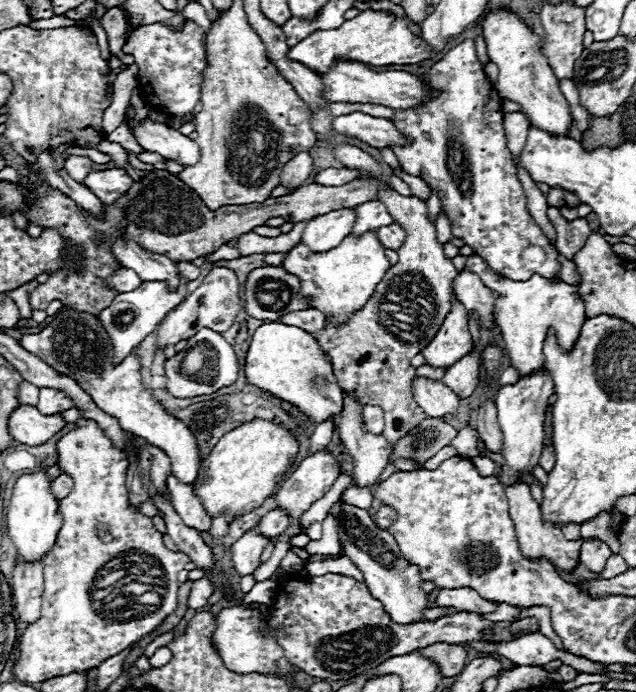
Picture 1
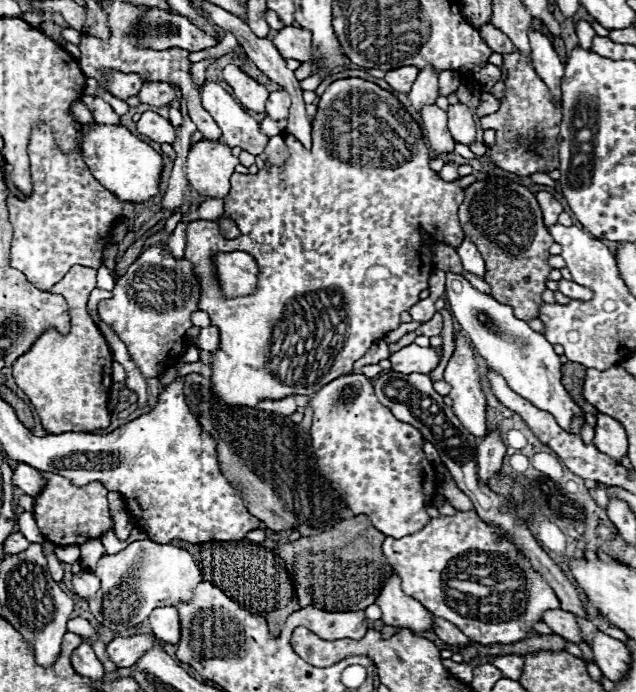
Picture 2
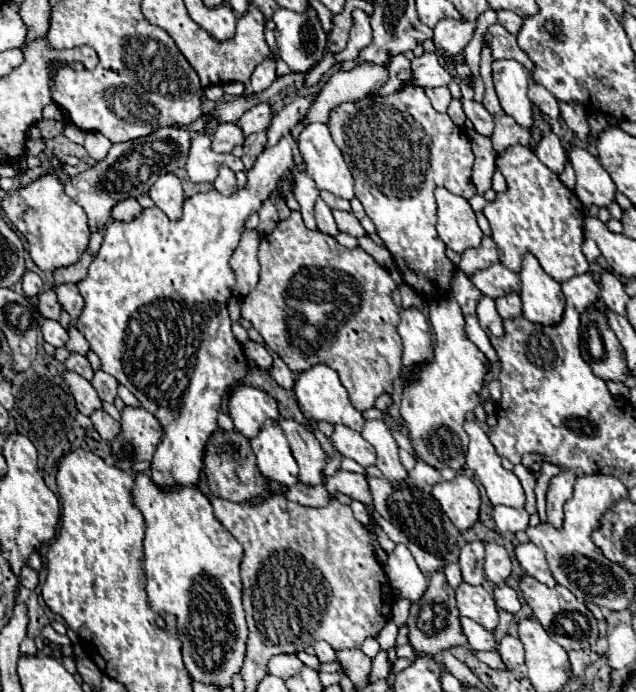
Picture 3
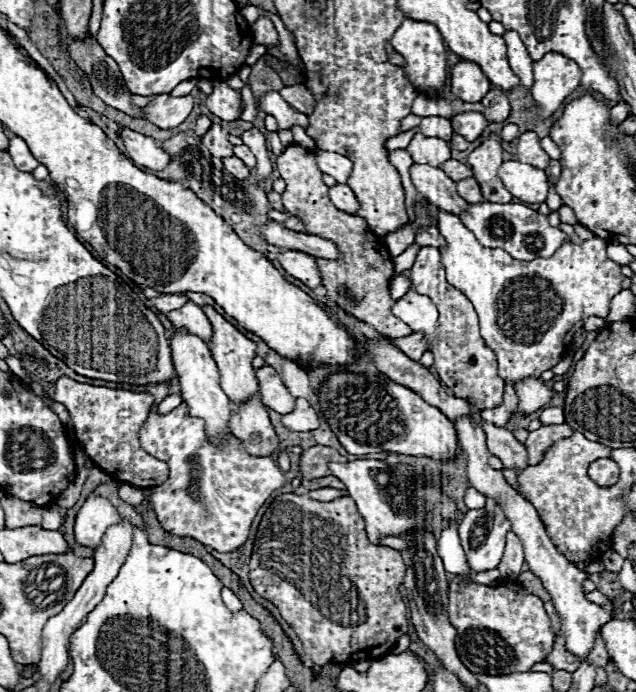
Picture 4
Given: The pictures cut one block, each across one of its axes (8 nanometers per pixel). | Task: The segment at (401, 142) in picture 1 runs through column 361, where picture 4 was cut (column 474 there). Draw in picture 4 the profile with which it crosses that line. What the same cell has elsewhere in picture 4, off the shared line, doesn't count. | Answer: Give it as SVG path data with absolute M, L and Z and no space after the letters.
M460 112L452 118L454 132L464 136L468 142L474 142L486 126L488 126L488 120L480 112Z

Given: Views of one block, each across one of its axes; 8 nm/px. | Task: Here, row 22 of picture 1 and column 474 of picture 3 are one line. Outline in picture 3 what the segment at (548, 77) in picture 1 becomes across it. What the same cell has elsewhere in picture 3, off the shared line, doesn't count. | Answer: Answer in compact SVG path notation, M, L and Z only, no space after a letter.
M466 476L440 480L432 488L432 496L440 502L442 510L460 532L466 532L478 520L480 490L474 480Z

